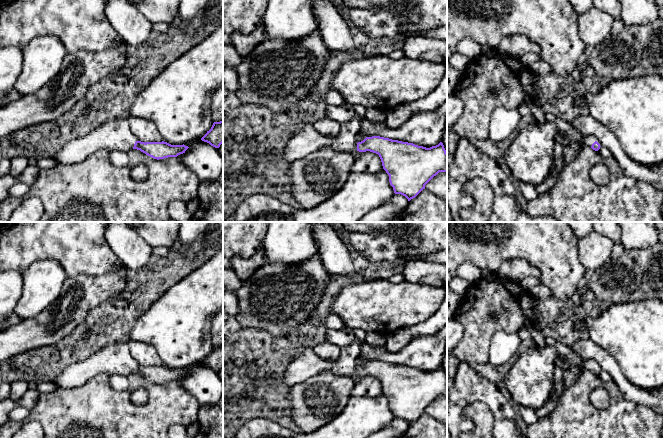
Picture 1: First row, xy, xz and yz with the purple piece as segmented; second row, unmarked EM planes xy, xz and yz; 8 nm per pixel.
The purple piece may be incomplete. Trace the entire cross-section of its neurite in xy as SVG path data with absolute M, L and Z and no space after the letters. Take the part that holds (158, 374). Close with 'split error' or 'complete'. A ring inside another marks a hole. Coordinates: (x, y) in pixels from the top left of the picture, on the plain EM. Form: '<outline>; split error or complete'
M127 343L106 346L87 359L70 364L54 382L58 389L70 389L84 385L98 374L121 375L140 374L154 383L177 381L185 377L188 370L171 369L167 366L141 366L133 360Z; split error

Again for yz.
M583 361L581 364L581 366L572 367L564 371L562 378L564 390L571 387L583 371L590 371L595 375L598 375L601 371L594 361Z; split error

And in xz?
M356 339L348 346L340 348L340 355L336 361L323 360L312 349L305 350L287 366L283 375L283 384L292 387L324 371L348 377L370 375L379 379L383 393L389 399L389 406L393 411L394 417L405 420L408 425L415 422L425 413L425 409L439 396L447 396L447 376L442 366L430 372L380 360L366 361L359 366L357 360L361 352L361 343L361 340Z; split error

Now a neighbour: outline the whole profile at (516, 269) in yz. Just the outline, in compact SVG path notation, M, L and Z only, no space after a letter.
M514 259L504 262L499 270L499 274L503 277L518 281L526 276L535 276L541 278L542 272L539 268L532 266L526 260Z

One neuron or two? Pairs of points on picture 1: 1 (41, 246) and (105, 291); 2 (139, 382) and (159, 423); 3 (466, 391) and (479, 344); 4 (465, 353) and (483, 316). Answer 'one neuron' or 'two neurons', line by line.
1: two neurons
2: one neuron
3: two neurons
4: one neuron

